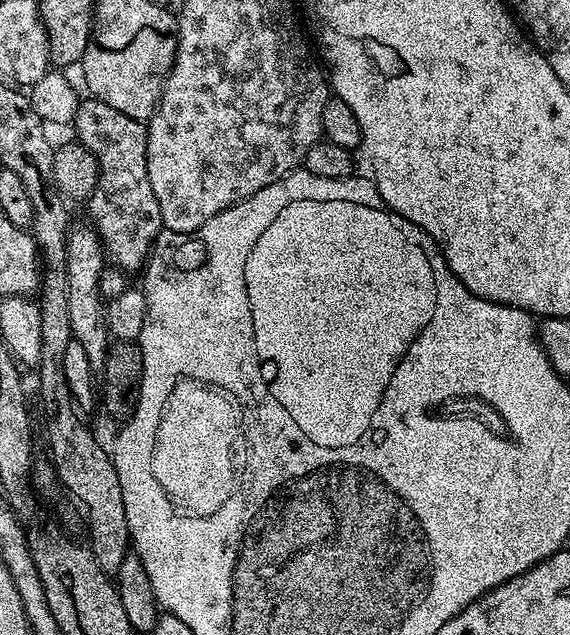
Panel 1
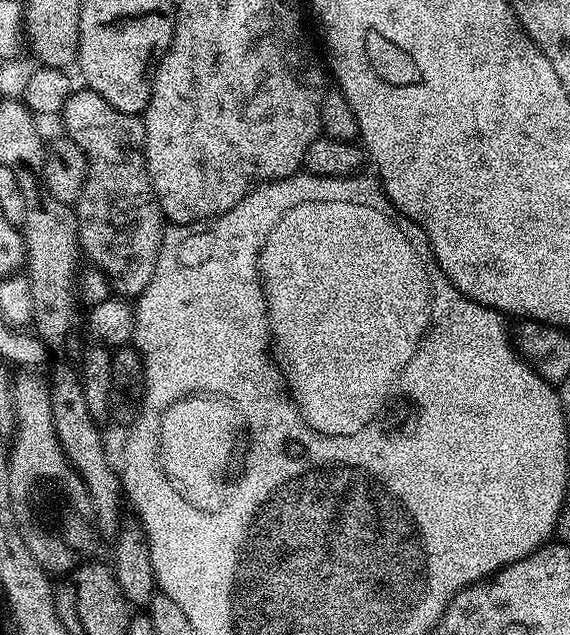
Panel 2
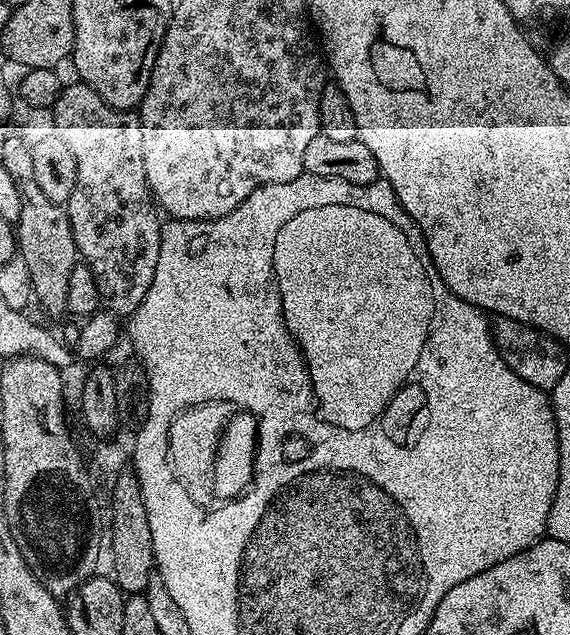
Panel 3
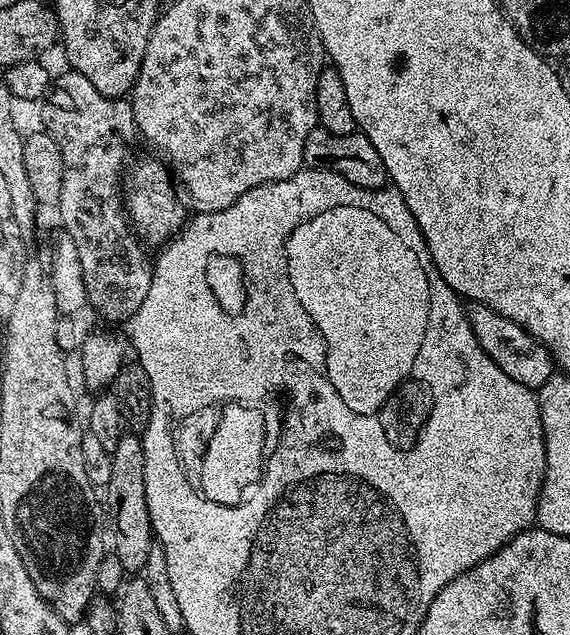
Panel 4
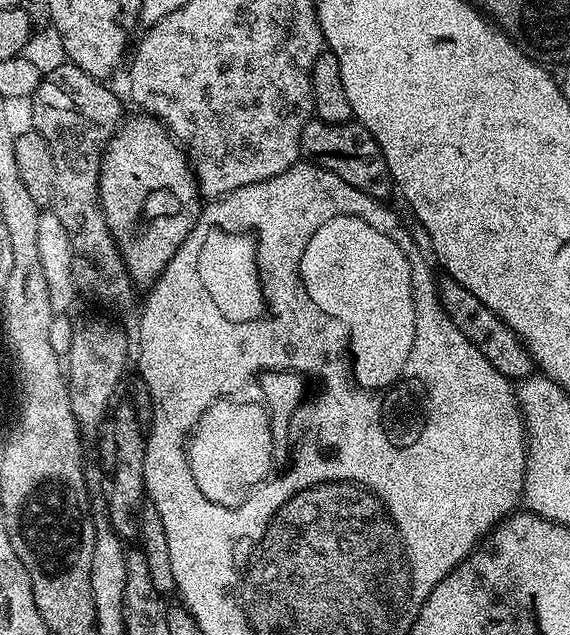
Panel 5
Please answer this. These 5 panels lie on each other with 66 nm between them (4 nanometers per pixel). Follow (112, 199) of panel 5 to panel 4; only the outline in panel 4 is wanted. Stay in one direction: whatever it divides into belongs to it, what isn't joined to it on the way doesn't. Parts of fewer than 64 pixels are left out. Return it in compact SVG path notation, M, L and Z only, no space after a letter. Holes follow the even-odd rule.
M163 159L140 160L127 169L122 180L122 203L125 213L132 225L133 232L145 245L163 246L184 227L184 204L181 193L174 183L173 173ZM132 168L132 169L131 169ZM173 184L173 185L172 185ZM176 188L177 192L176 193ZM180 196L181 200L180 201ZM184 203L184 204L183 204Z

